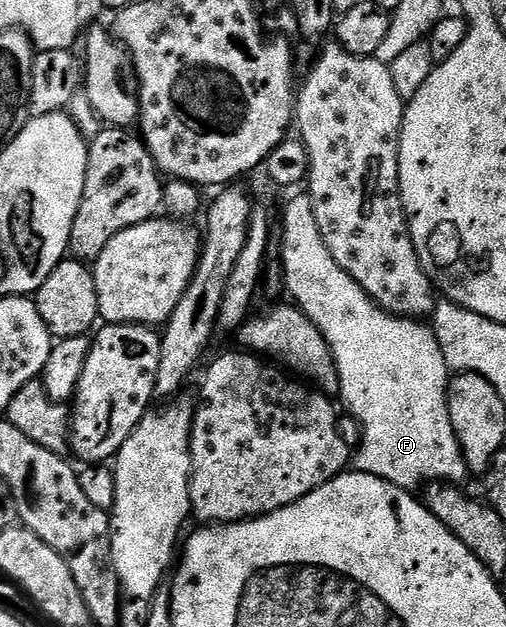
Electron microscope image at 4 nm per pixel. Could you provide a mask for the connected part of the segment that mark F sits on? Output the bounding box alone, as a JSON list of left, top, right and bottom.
[282,192,470,492]

